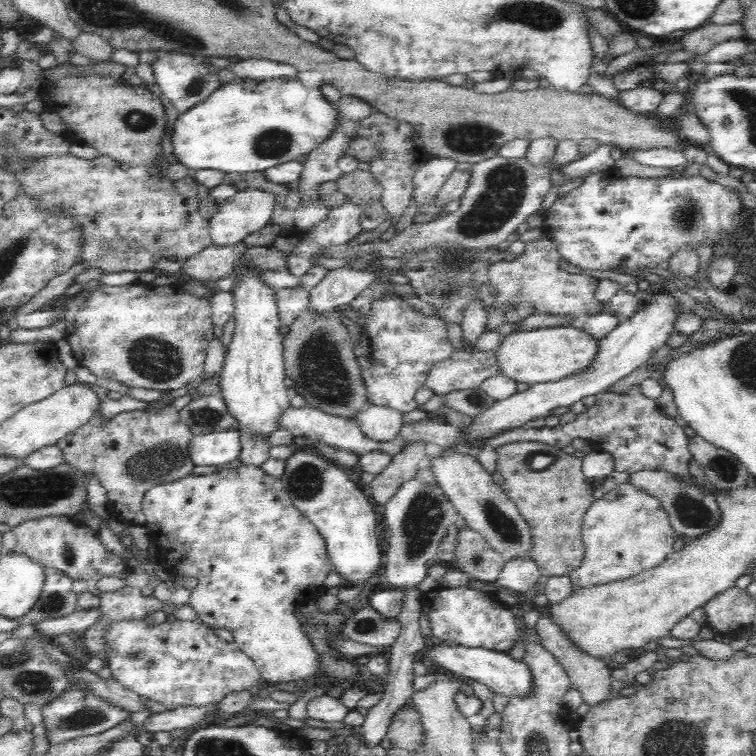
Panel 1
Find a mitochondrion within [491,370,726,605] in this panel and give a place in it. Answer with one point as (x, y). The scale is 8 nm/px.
(693, 513)

